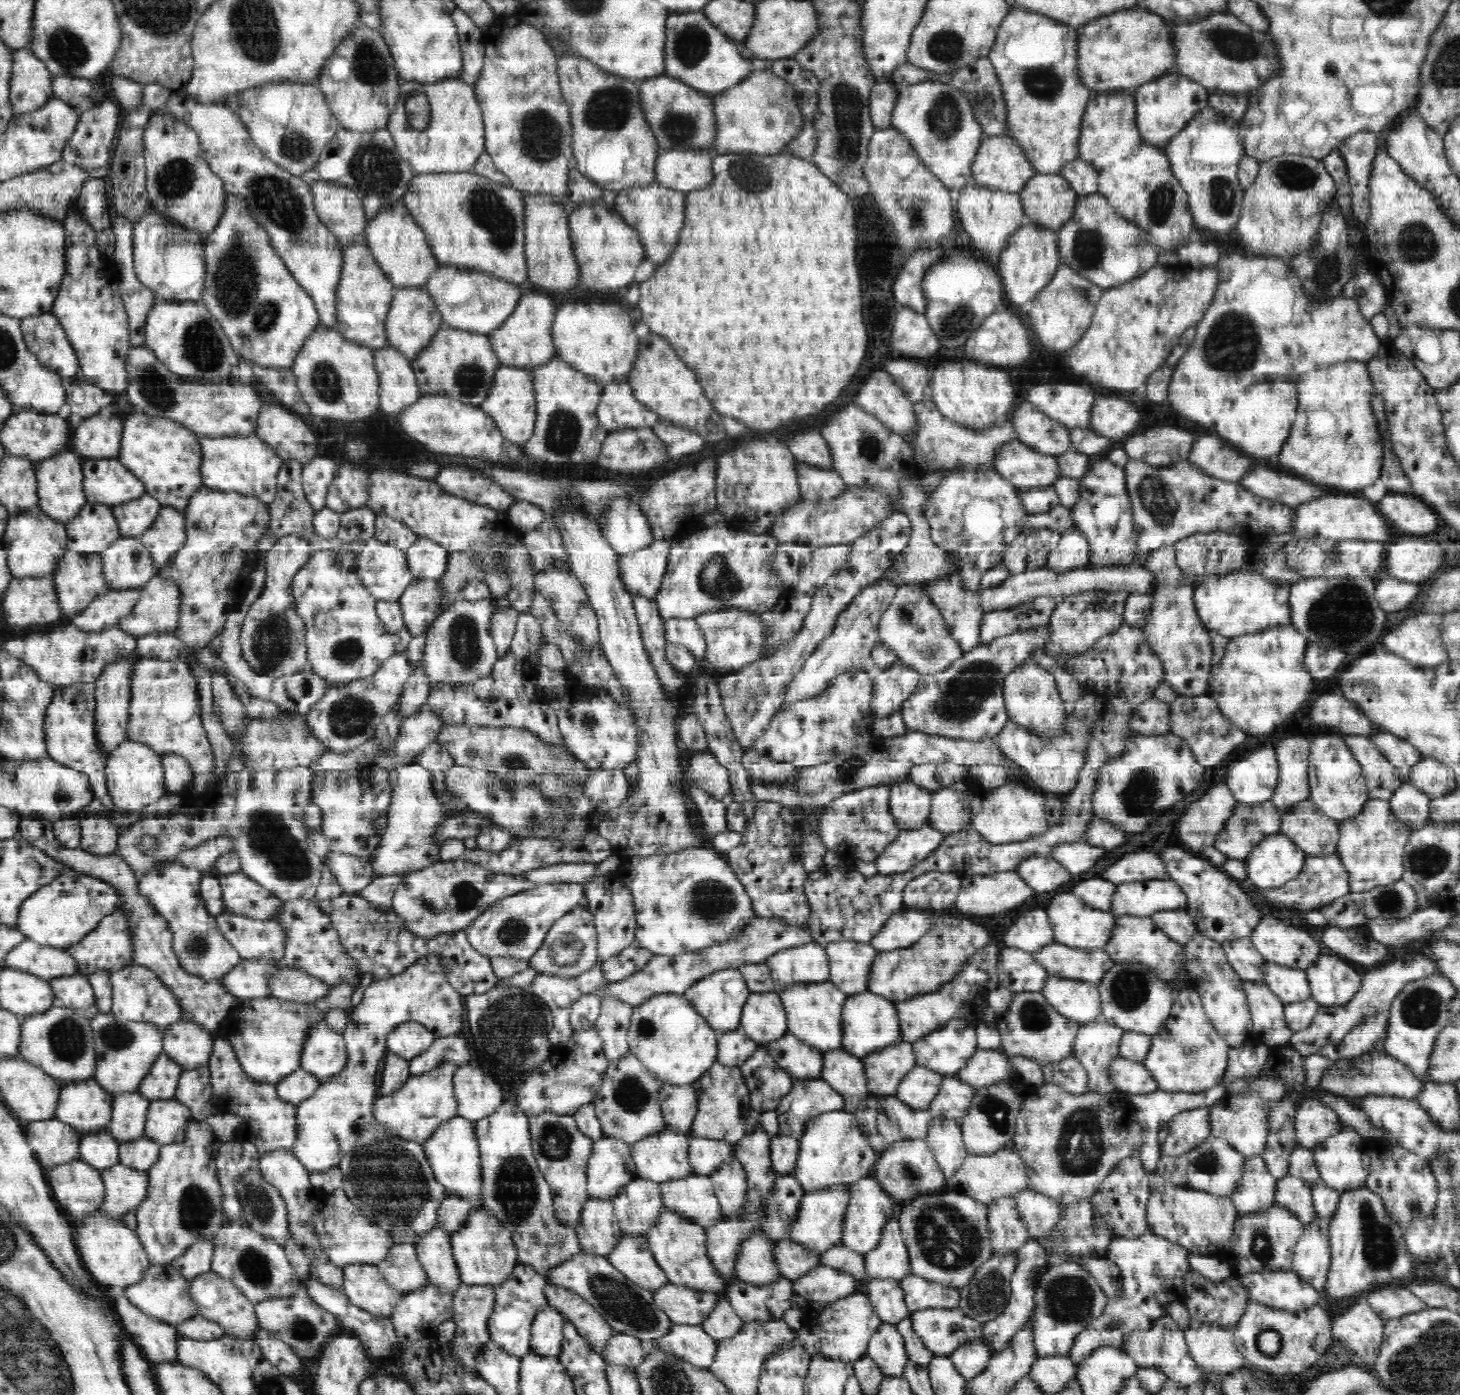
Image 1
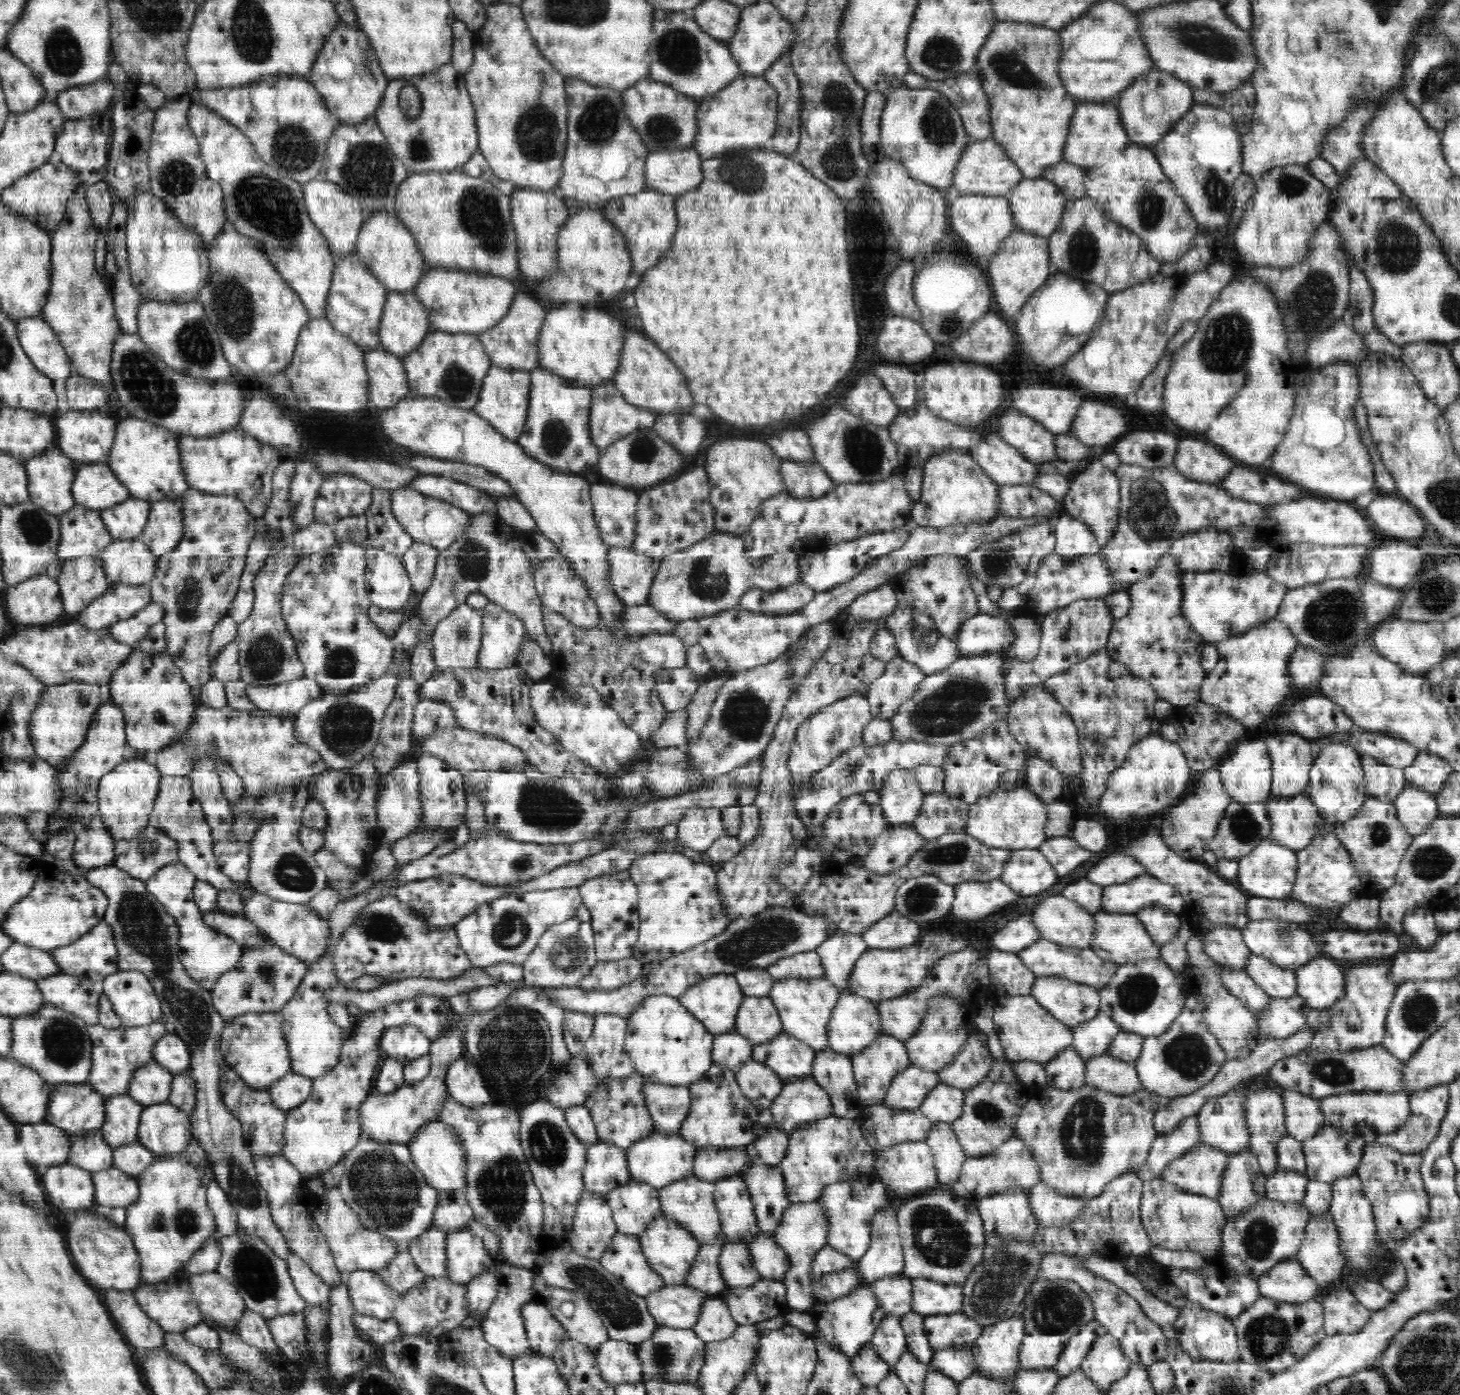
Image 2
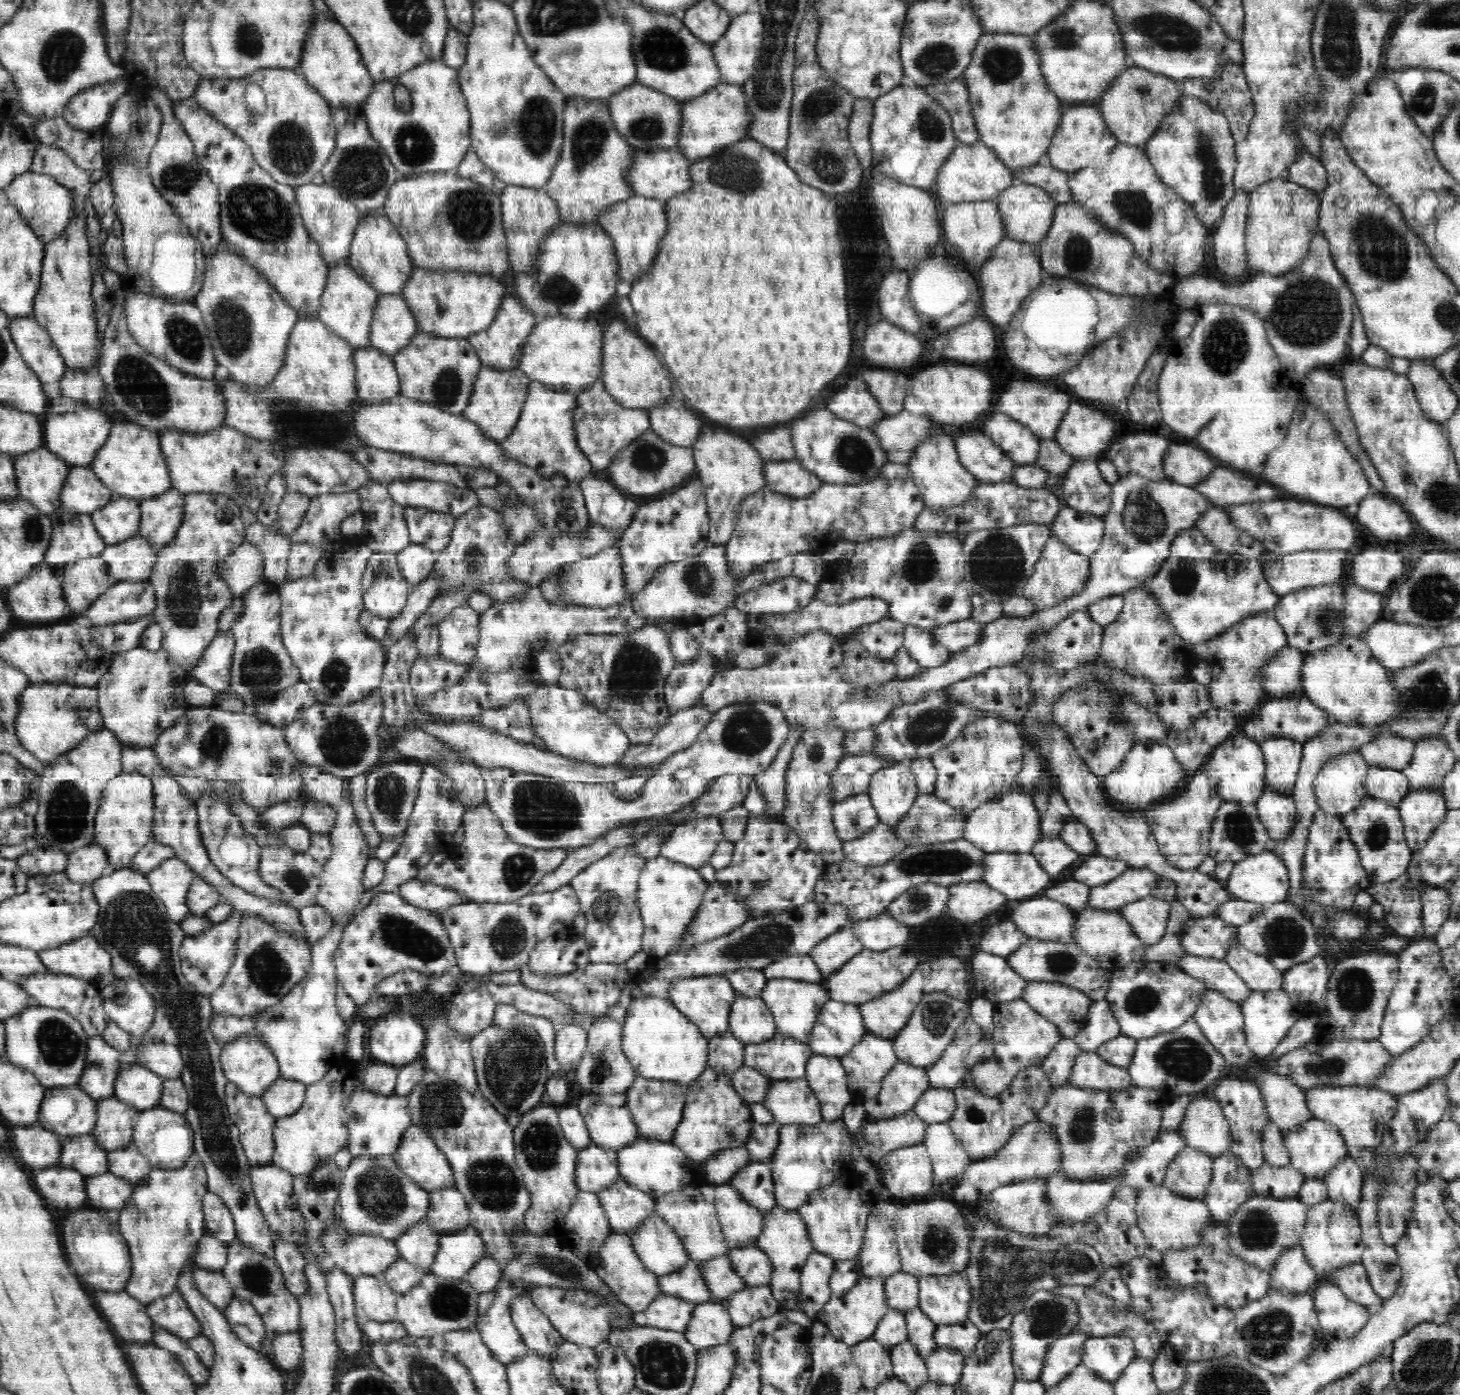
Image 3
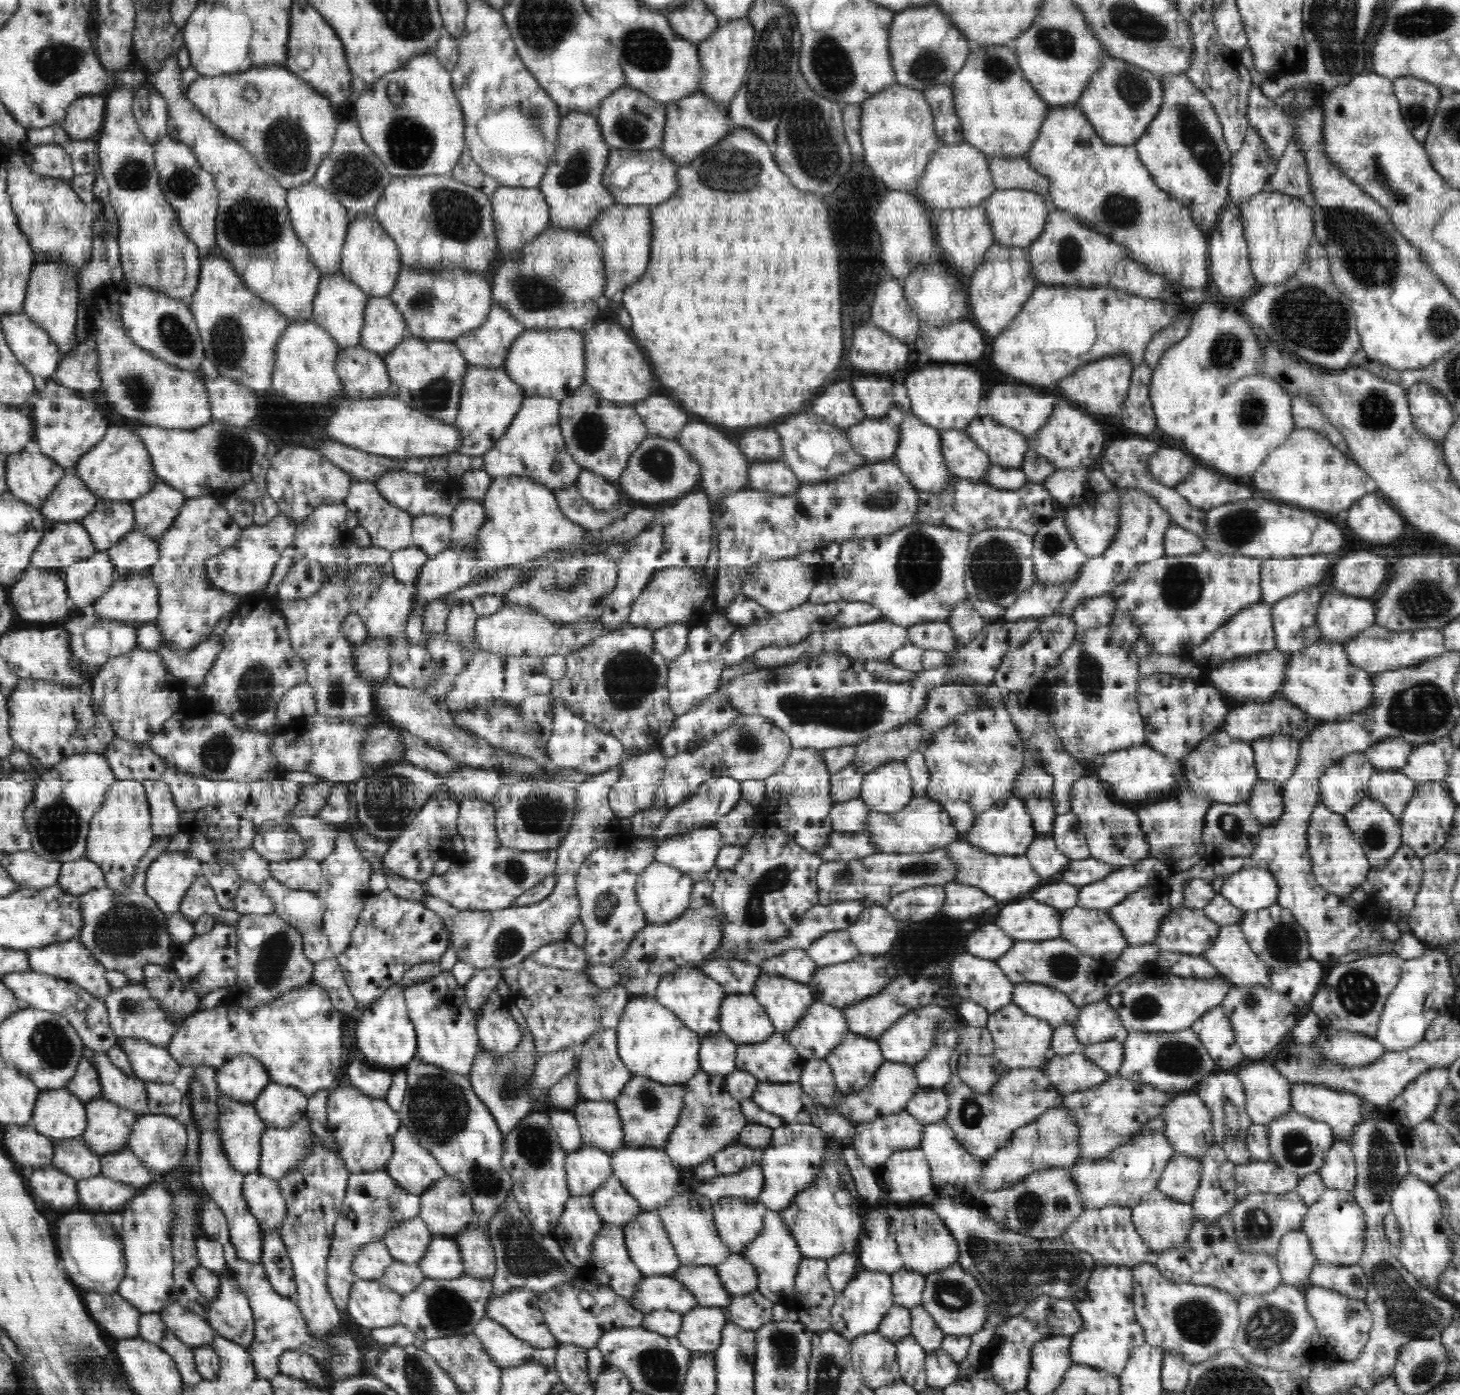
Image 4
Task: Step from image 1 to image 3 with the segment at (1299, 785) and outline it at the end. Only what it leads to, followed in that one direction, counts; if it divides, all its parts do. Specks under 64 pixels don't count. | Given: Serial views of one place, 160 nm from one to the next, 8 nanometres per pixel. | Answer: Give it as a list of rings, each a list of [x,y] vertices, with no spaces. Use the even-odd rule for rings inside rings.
[[[1270,738],[1259,743],[1266,763],[1267,790],[1291,796],[1299,771],[1303,743],[1286,738]]]

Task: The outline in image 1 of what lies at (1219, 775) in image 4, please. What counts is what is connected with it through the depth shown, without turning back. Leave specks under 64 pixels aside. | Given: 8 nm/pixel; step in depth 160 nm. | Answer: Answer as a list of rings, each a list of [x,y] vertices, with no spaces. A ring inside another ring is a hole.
[[[1273,742],[1256,754],[1239,756],[1227,767],[1226,782],[1238,803],[1271,800],[1278,784],[1278,761]]]

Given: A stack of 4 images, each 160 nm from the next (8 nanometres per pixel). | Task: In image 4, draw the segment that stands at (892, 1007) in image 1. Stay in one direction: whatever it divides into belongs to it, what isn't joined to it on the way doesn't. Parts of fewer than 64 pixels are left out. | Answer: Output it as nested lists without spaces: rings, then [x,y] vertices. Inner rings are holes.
[[[816,1001],[814,1004],[810,1004],[810,1008],[802,1016],[802,1020],[798,1021],[798,1024],[790,1032],[783,1034],[796,1052],[802,1058],[810,1061],[814,1058],[824,1059],[834,1048],[838,1048],[838,1044],[842,1044],[842,1040],[850,1034],[850,1031],[848,1031],[848,1022],[844,1019],[842,1010]]]

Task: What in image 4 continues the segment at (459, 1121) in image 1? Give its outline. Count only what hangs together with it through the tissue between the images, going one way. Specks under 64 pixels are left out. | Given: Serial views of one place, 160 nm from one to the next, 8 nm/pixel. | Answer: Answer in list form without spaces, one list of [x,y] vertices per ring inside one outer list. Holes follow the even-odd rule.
[[[405,1126],[398,1127],[393,1150],[386,1171],[400,1187],[416,1196],[446,1176],[440,1163],[422,1148],[414,1132]]]

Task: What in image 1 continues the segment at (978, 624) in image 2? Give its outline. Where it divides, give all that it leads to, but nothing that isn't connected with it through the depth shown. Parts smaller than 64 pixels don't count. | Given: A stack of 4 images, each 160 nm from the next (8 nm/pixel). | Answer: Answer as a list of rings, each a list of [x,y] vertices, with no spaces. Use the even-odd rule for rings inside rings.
[[[1039,597],[1014,608],[985,612],[979,628],[979,644],[988,644],[1012,632],[1038,630],[1040,626],[1046,626],[1052,611],[1061,601],[1062,599]]]

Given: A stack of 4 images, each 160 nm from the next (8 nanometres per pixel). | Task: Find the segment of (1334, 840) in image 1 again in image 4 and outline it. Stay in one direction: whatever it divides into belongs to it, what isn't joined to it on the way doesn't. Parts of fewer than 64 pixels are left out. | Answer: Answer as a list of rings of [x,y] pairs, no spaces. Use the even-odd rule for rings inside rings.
[[[1258,779],[1247,800],[1250,812],[1263,825],[1274,826],[1284,812],[1281,789],[1266,780]]]

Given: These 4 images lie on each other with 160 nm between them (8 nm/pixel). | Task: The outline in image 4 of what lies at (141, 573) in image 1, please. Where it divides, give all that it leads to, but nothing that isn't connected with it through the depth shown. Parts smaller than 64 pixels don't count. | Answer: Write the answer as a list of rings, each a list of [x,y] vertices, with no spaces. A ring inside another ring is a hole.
[[[137,529],[126,534],[107,554],[118,578],[124,578],[128,572],[139,574],[159,562],[158,543]]]

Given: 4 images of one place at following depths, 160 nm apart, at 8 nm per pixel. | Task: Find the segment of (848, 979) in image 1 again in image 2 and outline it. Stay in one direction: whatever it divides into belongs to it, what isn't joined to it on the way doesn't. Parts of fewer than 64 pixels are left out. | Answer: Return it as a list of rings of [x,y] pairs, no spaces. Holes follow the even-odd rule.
[[[834,933],[819,946],[815,948],[818,956],[821,958],[822,966],[824,967],[824,977],[826,977],[834,986],[840,989],[840,992],[847,992],[848,979],[850,973],[860,958],[869,949],[863,941],[861,935],[853,935],[850,933]]]

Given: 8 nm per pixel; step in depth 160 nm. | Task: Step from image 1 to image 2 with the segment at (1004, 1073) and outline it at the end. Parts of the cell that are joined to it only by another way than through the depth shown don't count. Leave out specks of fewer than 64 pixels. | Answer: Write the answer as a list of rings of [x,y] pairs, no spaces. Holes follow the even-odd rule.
[[[970,1034],[962,1050],[957,1052],[952,1062],[937,1072],[940,1083],[954,1088],[969,1089],[980,1084],[992,1071],[995,1058],[977,1034]]]

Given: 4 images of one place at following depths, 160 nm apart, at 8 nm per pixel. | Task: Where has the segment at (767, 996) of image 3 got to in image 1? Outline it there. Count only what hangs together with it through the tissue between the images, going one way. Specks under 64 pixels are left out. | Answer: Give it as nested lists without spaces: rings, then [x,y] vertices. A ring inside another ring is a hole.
[[[830,980],[790,985],[777,992],[786,1011],[789,1033],[820,1052],[842,1049],[842,1010],[848,994],[838,990]]]

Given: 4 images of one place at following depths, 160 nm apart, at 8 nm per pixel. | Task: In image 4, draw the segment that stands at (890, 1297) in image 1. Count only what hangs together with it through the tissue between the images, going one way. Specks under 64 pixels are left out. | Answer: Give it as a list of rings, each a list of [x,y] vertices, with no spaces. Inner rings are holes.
[[[903,1268],[890,1276],[894,1304],[909,1309],[922,1305],[926,1275]]]

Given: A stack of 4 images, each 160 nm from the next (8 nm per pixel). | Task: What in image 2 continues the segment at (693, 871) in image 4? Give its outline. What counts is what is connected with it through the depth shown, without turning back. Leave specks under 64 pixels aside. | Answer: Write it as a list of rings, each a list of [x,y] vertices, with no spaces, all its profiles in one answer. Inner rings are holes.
[[[692,808],[692,810],[687,810],[684,818],[677,823],[675,843],[664,841],[657,852],[680,852],[678,846],[690,848],[694,852],[707,852],[712,843],[725,834],[723,824],[721,809]]]

